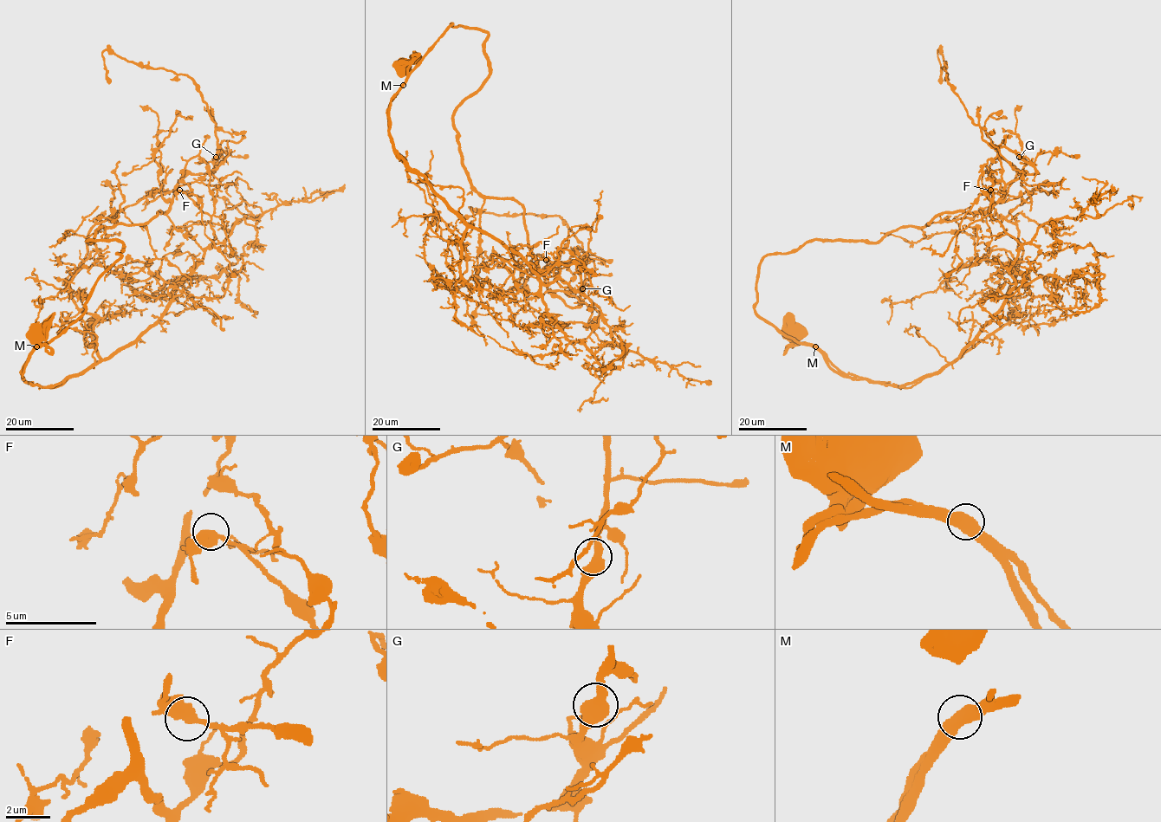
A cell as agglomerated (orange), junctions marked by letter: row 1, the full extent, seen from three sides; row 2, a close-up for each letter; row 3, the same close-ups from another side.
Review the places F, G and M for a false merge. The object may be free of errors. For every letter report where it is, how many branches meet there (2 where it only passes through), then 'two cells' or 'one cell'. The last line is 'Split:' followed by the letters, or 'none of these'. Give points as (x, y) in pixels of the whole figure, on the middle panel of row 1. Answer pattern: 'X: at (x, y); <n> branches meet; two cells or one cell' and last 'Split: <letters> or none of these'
F: at (546, 260); 2 branches meet; one cell
G: at (582, 288); 2 branches meet; one cell
M: at (403, 85); 2 branches meet; one cell
Split: none of these

